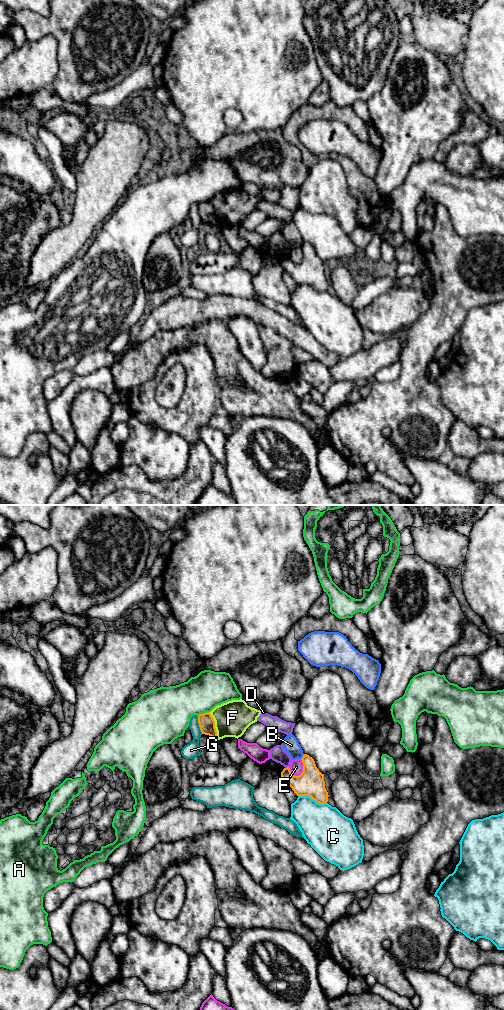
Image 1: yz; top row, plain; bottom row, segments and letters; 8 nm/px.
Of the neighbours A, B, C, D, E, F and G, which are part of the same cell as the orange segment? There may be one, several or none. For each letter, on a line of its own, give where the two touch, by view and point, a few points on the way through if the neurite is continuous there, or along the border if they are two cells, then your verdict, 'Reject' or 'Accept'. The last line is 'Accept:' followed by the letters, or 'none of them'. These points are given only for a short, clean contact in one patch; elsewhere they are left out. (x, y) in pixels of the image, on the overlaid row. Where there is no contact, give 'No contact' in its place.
A: Touches orange at yz (203, 714). Reject
B: Touches orange at yz (302, 757). Boundary: yz (304, 754), (301, 759). Reject
C: Touches orange at yz (312, 798). Reject
D: Touches orange at yz (287, 767). Boundary: yz (288, 766), (285, 768). Reject
E: Touches orange at yz (303, 769). Reject
F: Touches orange at yz (214, 725). Boundary: yz (209, 712), (214, 721), (217, 738). Reject
G: Touches orange at yz (199, 725). Boundary: yz (197, 716), (199, 729), (202, 733). Reject
Accept: none of them

